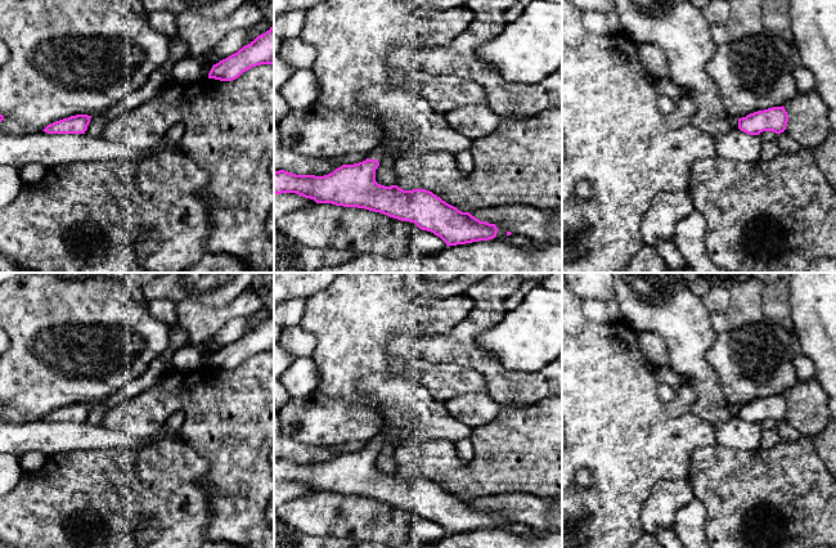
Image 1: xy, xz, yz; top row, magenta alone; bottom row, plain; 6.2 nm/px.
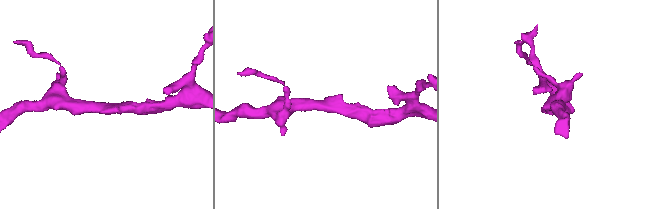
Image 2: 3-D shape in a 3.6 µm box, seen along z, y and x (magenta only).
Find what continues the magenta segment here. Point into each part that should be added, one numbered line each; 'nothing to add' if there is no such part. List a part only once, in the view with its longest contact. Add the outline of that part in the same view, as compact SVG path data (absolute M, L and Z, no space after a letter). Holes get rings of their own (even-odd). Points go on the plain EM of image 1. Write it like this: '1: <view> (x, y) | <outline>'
1: xz (377, 441) | M374 436L372 440L367 443L367 446L369 448L377 448L378 450L382 449L383 445L383 437L382 436Z

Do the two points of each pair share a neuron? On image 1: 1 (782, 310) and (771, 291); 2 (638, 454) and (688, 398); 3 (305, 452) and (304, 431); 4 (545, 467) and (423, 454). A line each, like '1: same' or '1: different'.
1: same
2: different
3: different
4: same

